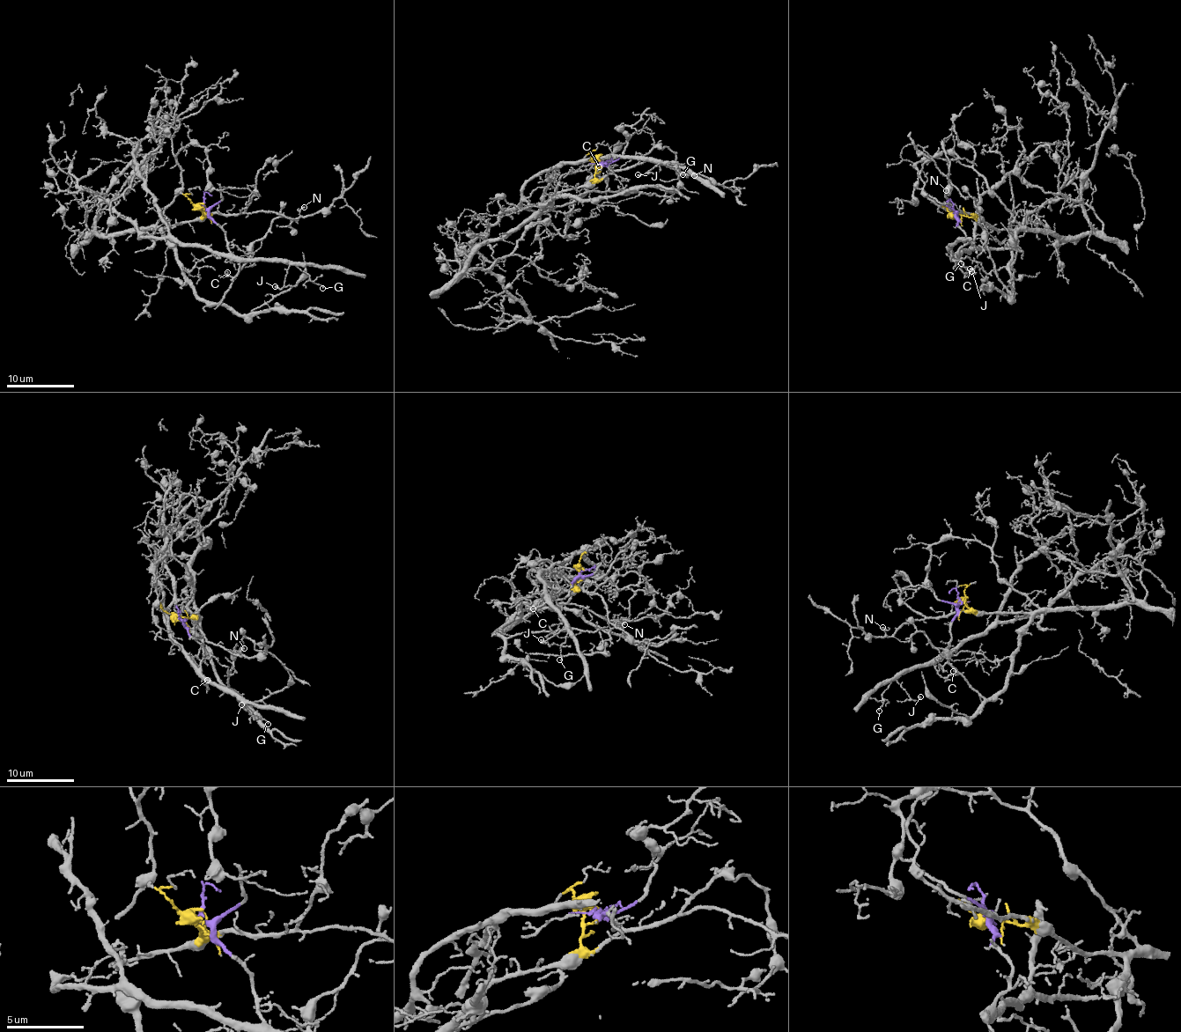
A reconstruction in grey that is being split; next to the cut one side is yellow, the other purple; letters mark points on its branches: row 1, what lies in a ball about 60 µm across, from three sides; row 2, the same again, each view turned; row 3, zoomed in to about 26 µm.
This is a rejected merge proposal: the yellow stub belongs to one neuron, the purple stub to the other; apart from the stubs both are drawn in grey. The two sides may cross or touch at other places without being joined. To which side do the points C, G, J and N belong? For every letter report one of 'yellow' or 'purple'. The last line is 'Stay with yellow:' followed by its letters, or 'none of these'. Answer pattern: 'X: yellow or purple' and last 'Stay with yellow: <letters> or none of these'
C: purple
G: purple
J: purple
N: yellow
Stay with yellow: N

